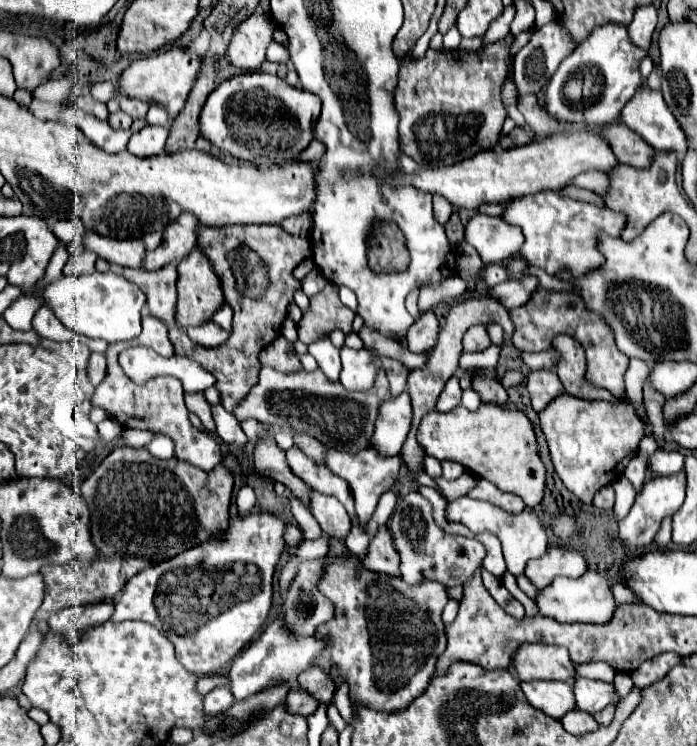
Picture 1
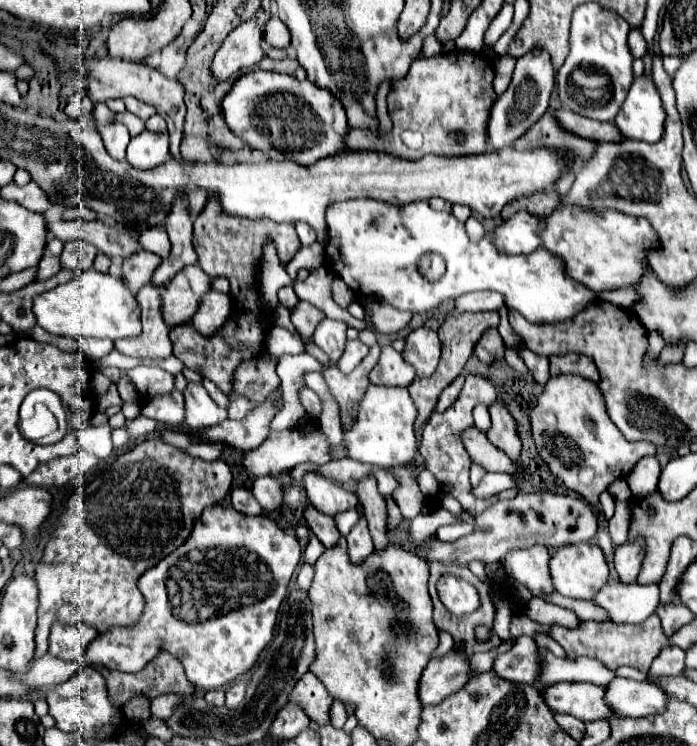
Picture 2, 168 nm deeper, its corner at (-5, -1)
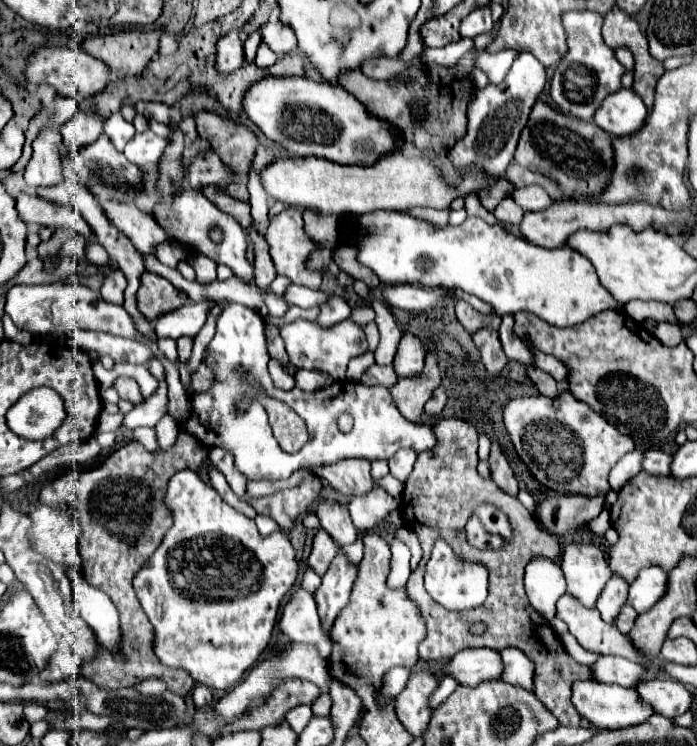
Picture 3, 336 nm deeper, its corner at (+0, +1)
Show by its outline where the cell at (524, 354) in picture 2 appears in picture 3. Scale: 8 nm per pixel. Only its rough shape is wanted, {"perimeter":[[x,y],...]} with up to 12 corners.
{"perimeter":[[512,315],[498,333],[508,359],[534,365],[534,353],[514,335]]}

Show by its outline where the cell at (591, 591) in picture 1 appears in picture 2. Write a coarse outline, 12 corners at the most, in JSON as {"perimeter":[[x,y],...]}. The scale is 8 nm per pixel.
{"perimeter":[[607,583],[595,603],[617,623],[655,613],[655,583]]}

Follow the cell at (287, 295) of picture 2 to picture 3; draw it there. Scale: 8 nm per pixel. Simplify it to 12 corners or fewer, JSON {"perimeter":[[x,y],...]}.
{"perimeter":[[250,231],[256,285],[268,289],[276,269],[266,241]]}

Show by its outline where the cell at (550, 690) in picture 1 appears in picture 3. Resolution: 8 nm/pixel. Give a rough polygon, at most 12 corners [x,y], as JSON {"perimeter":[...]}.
{"perimeter":[[574,681],[572,703],[598,729],[654,713],[632,687]]}

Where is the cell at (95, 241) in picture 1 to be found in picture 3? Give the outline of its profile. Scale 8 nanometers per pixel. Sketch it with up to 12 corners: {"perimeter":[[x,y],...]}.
{"perimeter":[[20,193],[16,209],[24,223],[94,235],[82,215],[38,195]]}

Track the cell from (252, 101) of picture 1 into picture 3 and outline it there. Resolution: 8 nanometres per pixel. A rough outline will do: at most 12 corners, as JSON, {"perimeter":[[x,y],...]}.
{"perimeter":[[266,75],[242,109],[290,155],[374,165],[402,145],[346,89]]}

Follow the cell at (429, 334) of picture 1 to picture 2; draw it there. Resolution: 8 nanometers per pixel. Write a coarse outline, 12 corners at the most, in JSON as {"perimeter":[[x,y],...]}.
{"perimeter":[[419,327],[407,335],[403,359],[419,377],[439,363],[439,337]]}

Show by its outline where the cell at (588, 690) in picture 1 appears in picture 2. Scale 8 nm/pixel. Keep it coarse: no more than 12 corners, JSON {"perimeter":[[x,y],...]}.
{"perimeter":[[615,677],[607,701],[619,717],[663,713],[669,697],[647,681]]}

